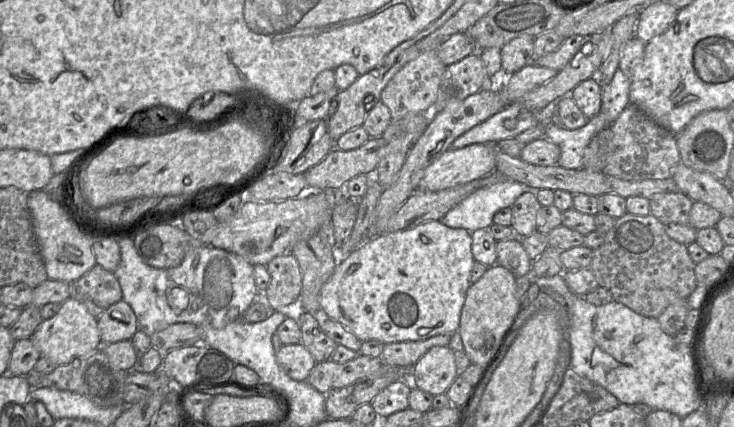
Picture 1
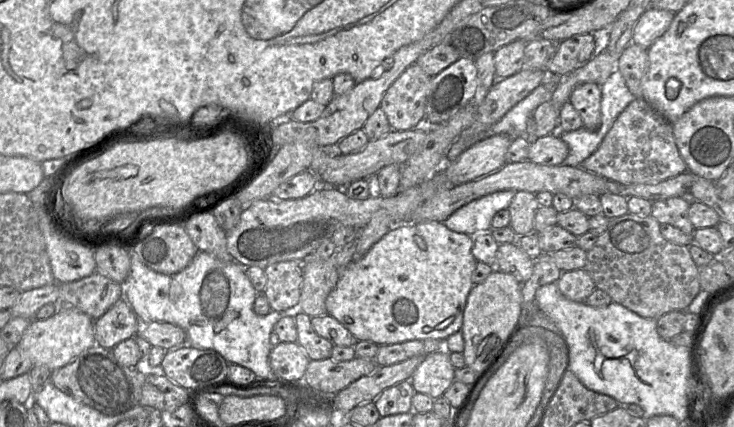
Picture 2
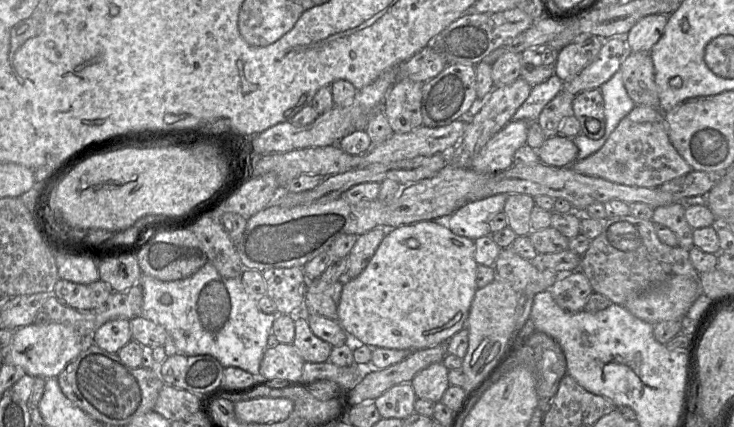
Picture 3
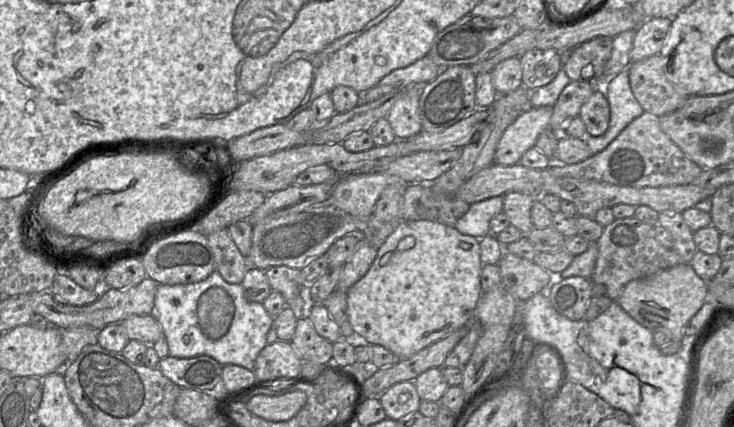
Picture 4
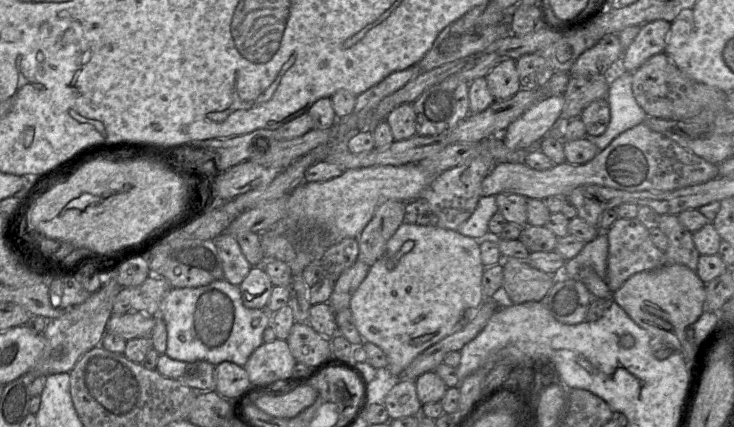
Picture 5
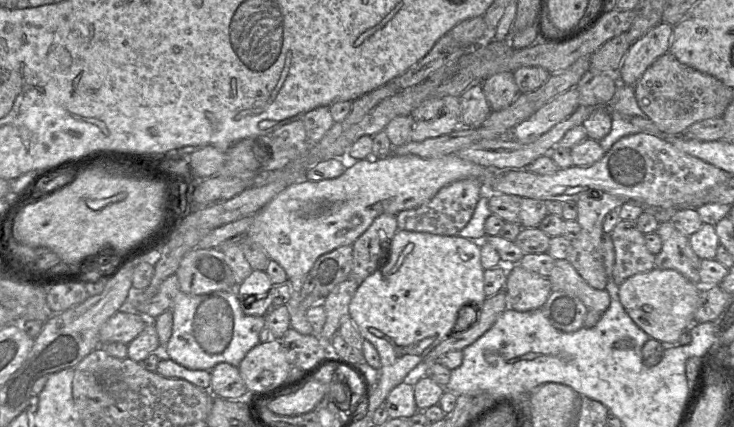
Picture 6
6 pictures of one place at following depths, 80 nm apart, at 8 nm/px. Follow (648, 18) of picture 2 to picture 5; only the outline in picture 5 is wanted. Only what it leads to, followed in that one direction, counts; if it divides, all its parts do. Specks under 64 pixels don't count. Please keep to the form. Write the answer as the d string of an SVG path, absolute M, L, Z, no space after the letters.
M666 20L641 25L638 35L620 59L620 68L633 73L650 57L664 52L670 27L671 23Z

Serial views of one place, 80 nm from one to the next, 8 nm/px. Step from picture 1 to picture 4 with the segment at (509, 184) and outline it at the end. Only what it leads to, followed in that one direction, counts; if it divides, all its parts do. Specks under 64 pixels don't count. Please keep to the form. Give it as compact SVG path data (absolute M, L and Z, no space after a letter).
M503 196L478 201L470 205L469 210L455 224L455 228L462 234L481 239L490 233L490 220L503 211Z

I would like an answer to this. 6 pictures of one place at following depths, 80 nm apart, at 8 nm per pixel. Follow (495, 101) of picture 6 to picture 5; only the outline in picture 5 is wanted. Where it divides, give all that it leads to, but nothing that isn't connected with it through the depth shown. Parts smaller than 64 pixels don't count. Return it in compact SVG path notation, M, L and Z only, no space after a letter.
M514 59L503 60L485 78L496 101L508 99L521 90L516 60Z

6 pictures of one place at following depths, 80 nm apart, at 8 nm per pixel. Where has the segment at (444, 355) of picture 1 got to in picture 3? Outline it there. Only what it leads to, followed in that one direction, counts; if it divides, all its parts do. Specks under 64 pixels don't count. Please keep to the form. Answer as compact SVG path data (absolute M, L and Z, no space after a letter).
M443 362L430 364L418 372L410 382L417 398L431 400L434 403L441 401L450 386L448 372L449 369Z

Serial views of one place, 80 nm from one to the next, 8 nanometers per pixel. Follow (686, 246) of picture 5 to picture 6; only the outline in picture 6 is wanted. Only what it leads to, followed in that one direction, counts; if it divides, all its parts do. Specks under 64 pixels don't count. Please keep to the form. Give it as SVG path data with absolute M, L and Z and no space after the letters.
M669 221L661 222L657 229L662 249L655 255L655 268L671 269L700 285L699 256L690 245L689 236L678 231Z

